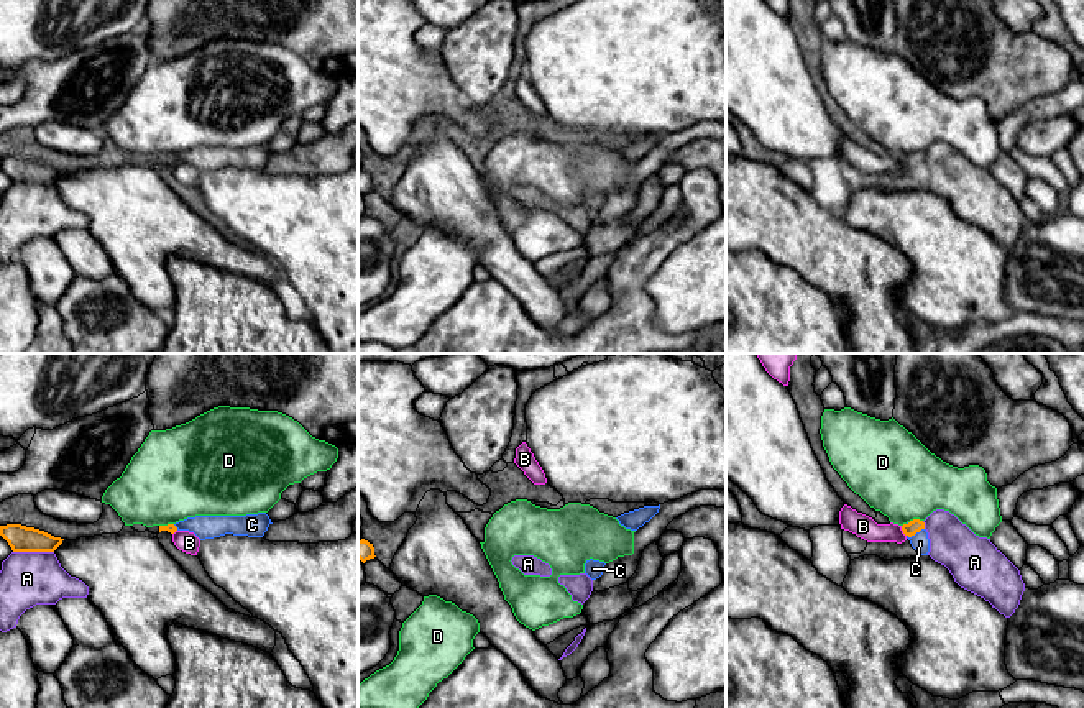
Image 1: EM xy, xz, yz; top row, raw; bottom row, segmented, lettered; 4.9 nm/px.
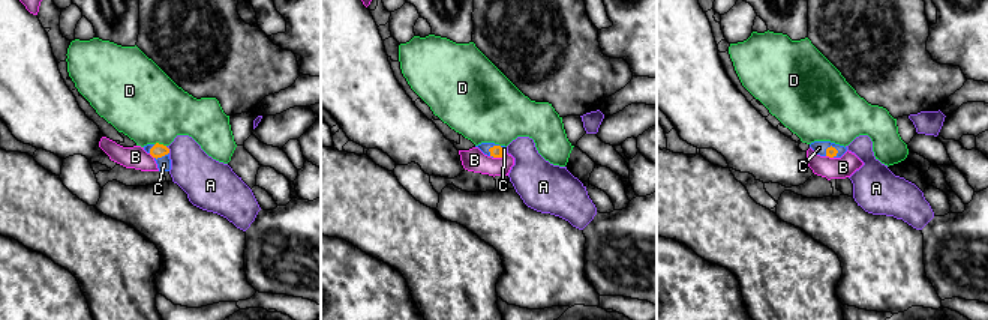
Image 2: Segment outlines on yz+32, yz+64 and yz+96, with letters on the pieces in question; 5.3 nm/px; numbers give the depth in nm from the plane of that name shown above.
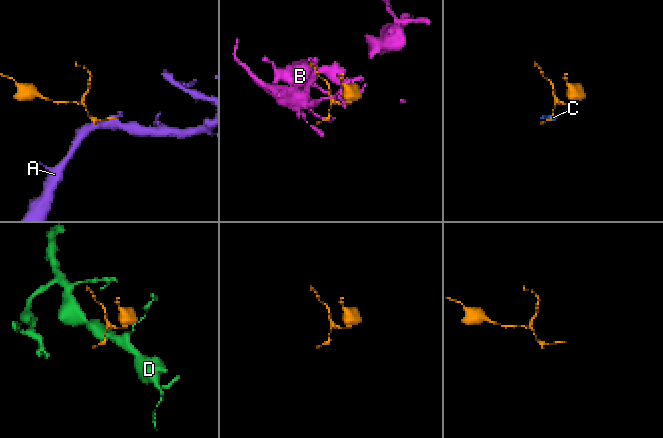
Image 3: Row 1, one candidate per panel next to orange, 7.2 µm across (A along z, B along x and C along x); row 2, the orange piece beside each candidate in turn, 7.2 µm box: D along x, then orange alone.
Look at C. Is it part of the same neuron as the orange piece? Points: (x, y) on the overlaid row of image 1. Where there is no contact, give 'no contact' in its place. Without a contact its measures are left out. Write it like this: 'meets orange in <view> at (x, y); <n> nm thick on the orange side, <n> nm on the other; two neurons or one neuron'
meets orange in yz at (915, 533); 70 nm thick on the orange side, 90 nm on the other; one neuron

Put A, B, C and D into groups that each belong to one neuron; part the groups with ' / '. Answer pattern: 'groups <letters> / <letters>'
groups A / B / C / D

